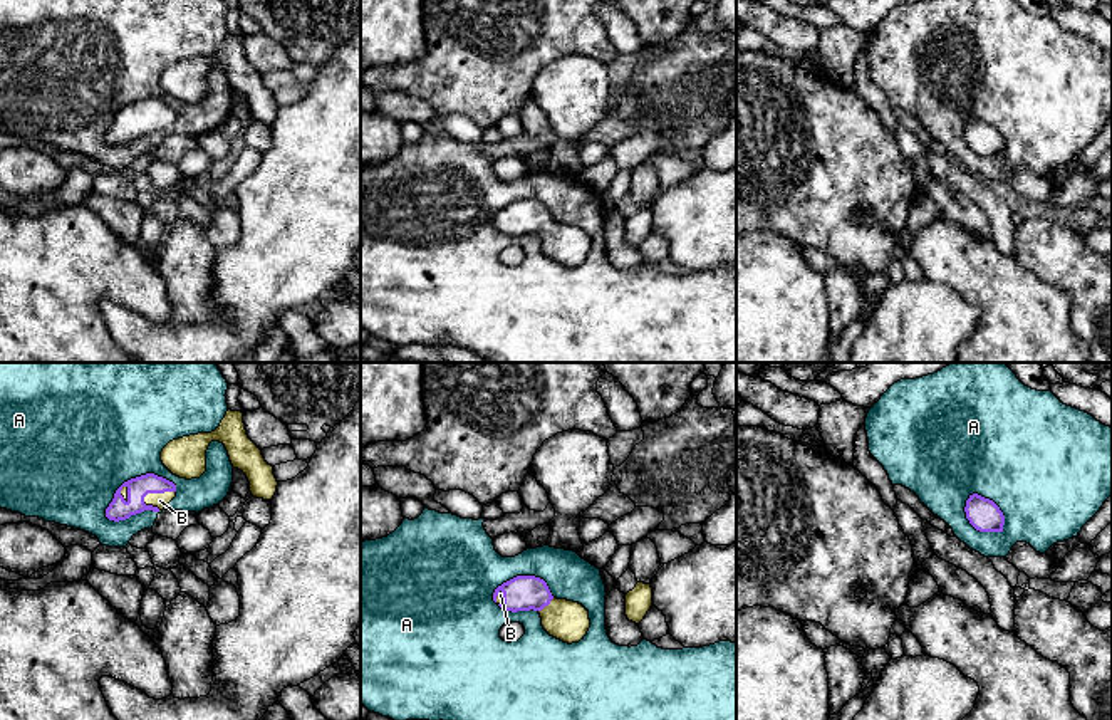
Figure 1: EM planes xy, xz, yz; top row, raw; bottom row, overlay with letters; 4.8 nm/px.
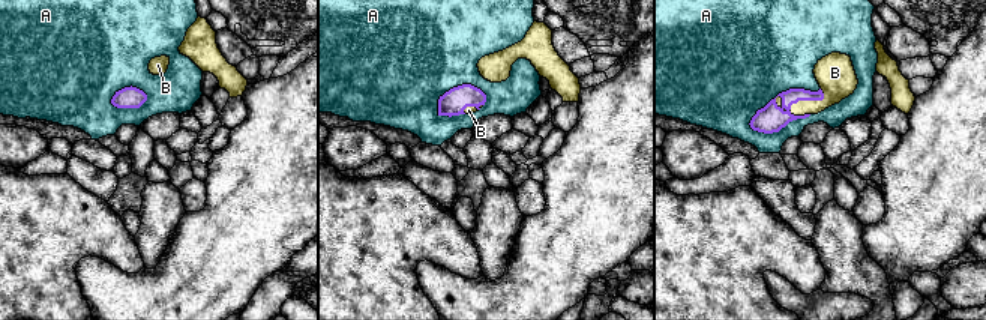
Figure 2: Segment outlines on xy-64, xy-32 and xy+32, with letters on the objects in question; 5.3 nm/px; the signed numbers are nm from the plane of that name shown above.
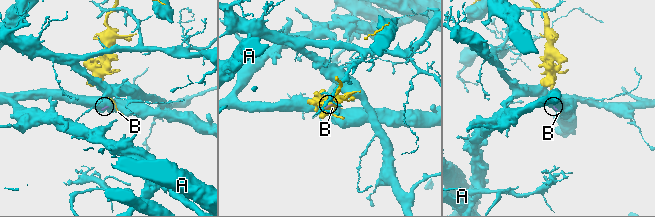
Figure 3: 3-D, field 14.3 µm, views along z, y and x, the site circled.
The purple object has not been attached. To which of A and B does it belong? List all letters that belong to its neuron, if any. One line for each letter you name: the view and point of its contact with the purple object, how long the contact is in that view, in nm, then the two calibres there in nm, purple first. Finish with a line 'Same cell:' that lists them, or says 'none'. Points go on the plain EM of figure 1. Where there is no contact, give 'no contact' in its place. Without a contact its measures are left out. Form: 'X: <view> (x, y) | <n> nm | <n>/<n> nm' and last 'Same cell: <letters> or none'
B: xy (156, 116) | 170 nm | 100/70 nm
Same cell: B

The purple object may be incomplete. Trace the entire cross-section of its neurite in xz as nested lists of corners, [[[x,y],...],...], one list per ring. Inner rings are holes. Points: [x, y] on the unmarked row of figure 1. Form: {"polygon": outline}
{"polygon": [[[517,200],[493,217],[493,225],[503,235],[537,235],[543,253],[564,265],[579,267],[590,252],[589,235],[574,225],[552,220],[547,206],[535,200]]]}

